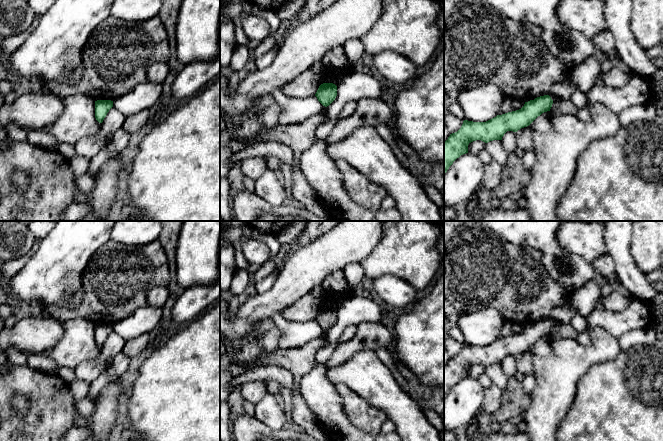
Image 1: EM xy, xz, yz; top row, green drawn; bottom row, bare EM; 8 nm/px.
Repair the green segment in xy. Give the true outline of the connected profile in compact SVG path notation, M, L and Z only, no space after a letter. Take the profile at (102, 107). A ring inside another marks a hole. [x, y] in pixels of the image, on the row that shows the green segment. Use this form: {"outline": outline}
{"outline": "M111 100L95 101L95 118L99 123L102 123L109 110L113 107Z"}

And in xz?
{"outline": "M323 83L319 86L315 96L323 106L327 107L337 96L337 86L333 83Z"}

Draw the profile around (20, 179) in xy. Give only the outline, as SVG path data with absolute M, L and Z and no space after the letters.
M17 171L12 176L12 182L14 187L20 192L23 192L27 189L29 181L29 176L22 171Z

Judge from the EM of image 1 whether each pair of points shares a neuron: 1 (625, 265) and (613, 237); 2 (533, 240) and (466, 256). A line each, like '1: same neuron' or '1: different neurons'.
1: same neuron
2: different neurons

